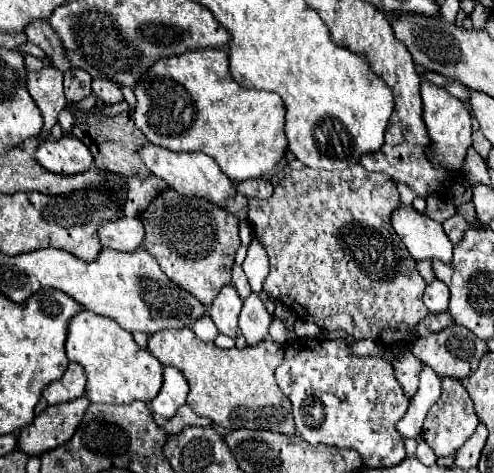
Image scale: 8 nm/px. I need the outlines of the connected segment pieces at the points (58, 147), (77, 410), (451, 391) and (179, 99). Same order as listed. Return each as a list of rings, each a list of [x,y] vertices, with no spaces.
[[[62,136],[60,140],[44,140],[34,158],[50,172],[78,174],[92,166],[92,152],[74,136]]]
[[[82,396],[80,400],[48,406],[34,418],[34,422],[22,428],[18,448],[28,456],[42,456],[48,450],[58,448],[72,438],[88,406],[90,400],[86,396]]]
[[[448,376],[442,378],[442,394],[438,402],[434,402],[426,414],[424,426],[422,426],[422,438],[424,442],[436,452],[436,456],[454,456],[456,450],[474,434],[478,426],[478,416],[474,412],[472,398],[468,396],[466,388],[460,384],[460,380],[452,380]]]
[[[202,48],[194,52],[184,52],[180,56],[160,58],[152,68],[140,78],[134,88],[136,108],[134,122],[136,128],[156,146],[174,152],[204,152],[216,160],[220,170],[236,182],[248,178],[260,178],[266,170],[272,170],[278,160],[284,158],[288,142],[284,136],[284,102],[278,94],[254,88],[242,88],[236,84],[228,70],[228,54],[220,48]]]

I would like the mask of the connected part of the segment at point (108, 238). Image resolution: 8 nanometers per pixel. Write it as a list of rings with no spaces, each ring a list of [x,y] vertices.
[[[120,216],[116,220],[108,220],[108,224],[100,224],[98,236],[104,248],[132,252],[142,246],[144,228],[138,218]]]

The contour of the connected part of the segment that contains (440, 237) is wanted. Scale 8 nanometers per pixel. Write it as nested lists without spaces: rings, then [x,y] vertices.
[[[400,204],[394,214],[392,214],[392,228],[394,232],[400,236],[400,240],[404,242],[404,246],[408,248],[408,252],[412,254],[414,260],[432,260],[432,258],[438,258],[442,262],[452,262],[452,242],[448,240],[448,236],[444,234],[442,230],[442,224],[416,212],[412,206],[406,206],[406,204]]]

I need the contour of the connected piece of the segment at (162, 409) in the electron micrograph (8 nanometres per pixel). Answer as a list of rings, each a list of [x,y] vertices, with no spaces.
[[[166,366],[162,390],[158,392],[158,396],[154,400],[150,400],[150,406],[156,414],[160,414],[164,418],[172,418],[176,414],[176,410],[182,404],[186,404],[186,396],[188,396],[188,382],[184,380],[182,372]]]

